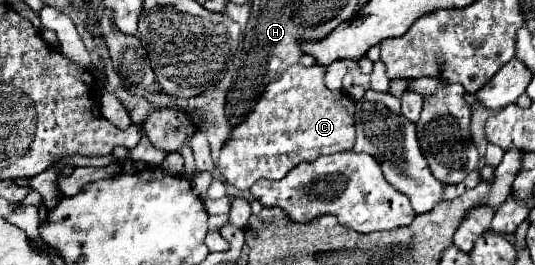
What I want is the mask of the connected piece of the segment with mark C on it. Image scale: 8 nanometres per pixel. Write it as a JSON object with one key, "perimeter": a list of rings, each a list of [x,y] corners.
{"perimeter":[[[295,63],[265,87],[253,113],[233,129],[221,149],[217,167],[229,185],[243,191],[259,179],[281,179],[303,161],[353,149],[355,101],[347,91],[329,91],[323,77],[323,67]]]}

